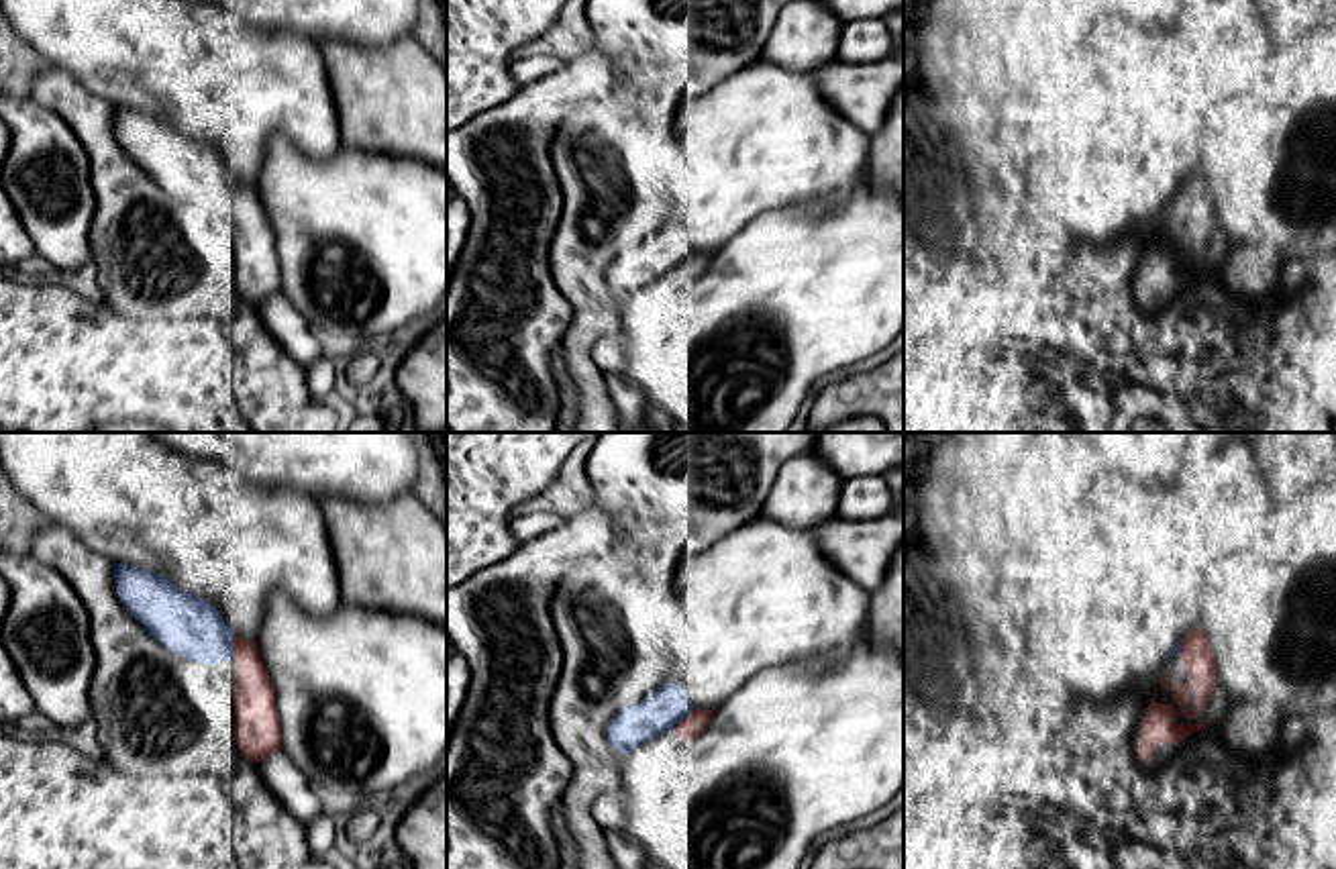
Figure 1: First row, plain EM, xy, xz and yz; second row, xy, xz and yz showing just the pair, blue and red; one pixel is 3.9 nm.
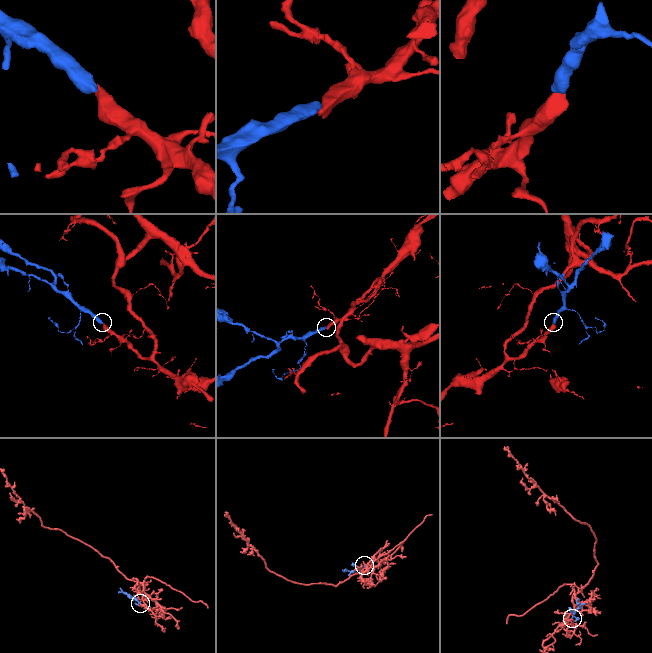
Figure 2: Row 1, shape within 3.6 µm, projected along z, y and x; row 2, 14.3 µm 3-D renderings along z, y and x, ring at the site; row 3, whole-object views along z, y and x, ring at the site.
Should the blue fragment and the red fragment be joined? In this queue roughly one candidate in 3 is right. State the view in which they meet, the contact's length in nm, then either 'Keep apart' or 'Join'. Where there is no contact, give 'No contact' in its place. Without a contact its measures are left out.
Touches blue in xy. Shared border 90 nm. Join

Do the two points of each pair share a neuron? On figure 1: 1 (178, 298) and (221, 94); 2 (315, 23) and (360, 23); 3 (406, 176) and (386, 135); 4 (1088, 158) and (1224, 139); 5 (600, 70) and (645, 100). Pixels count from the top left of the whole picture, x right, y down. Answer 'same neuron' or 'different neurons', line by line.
1: different neurons
2: same neuron
3: different neurons
4: different neurons
5: different neurons

